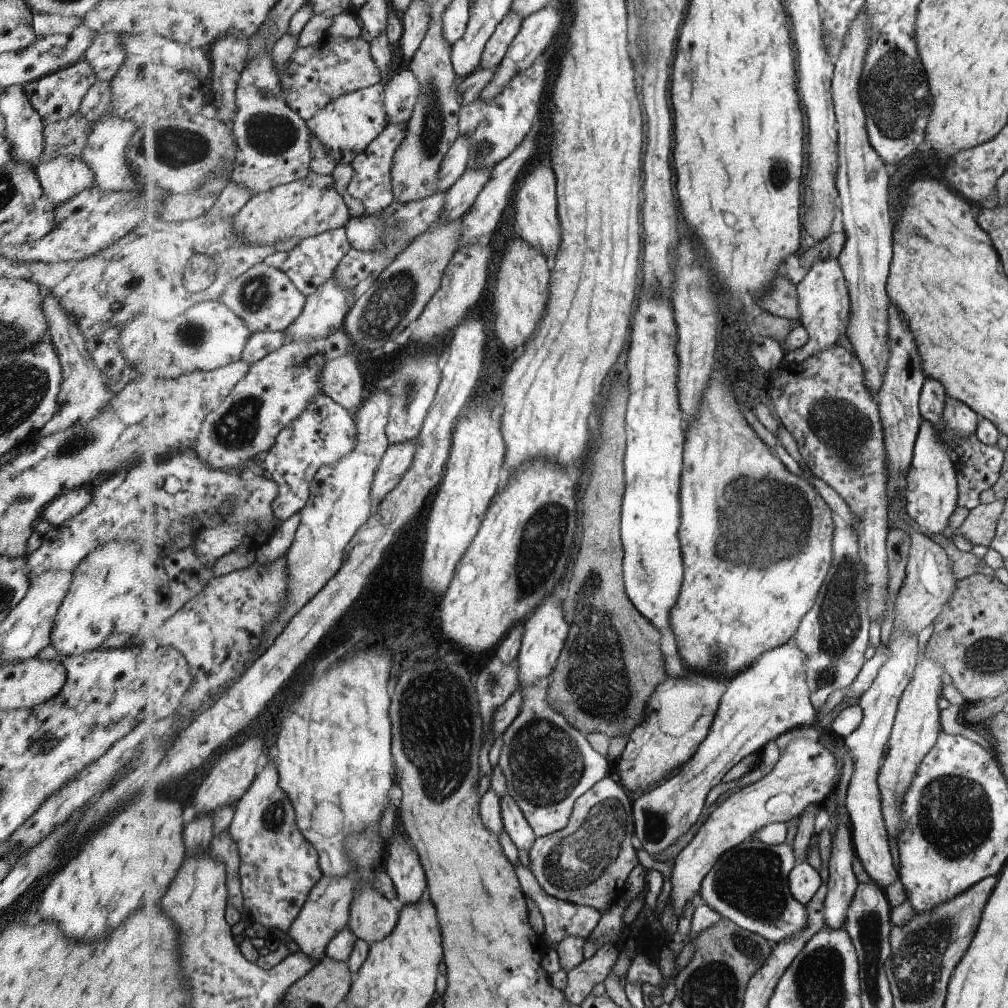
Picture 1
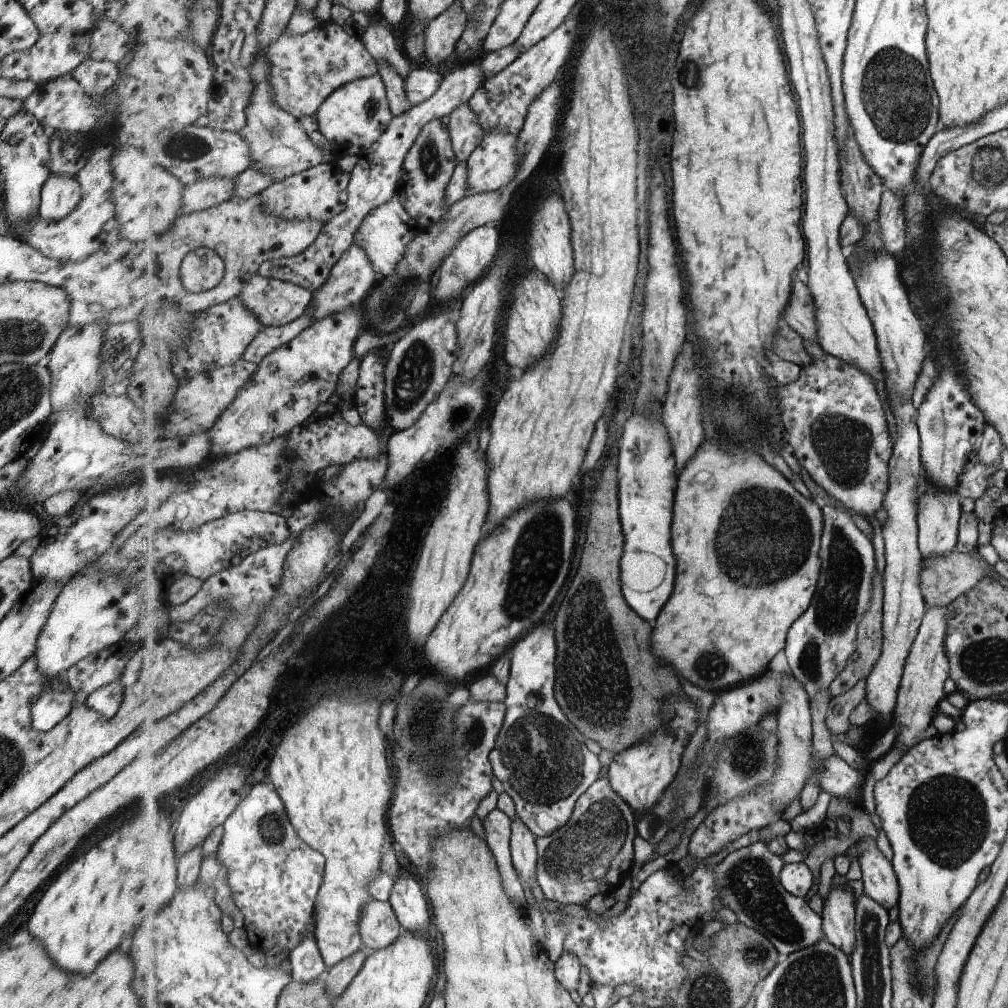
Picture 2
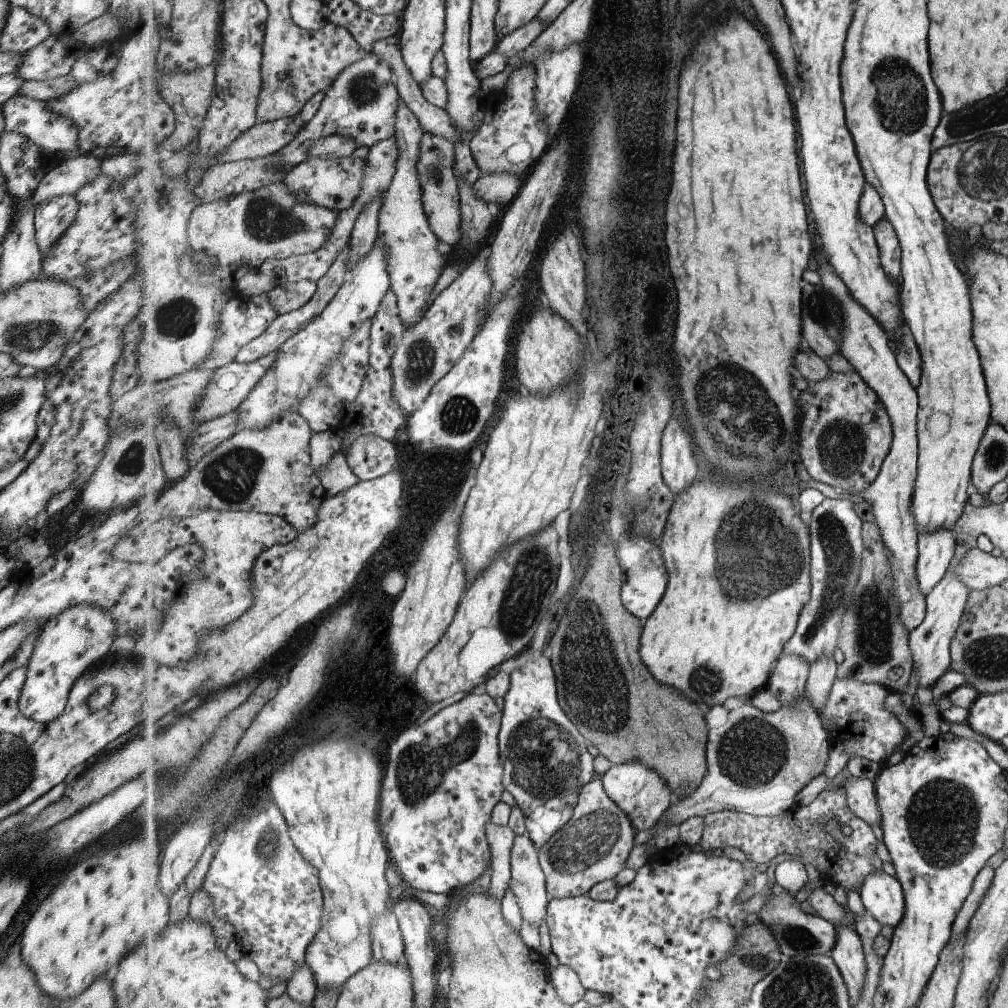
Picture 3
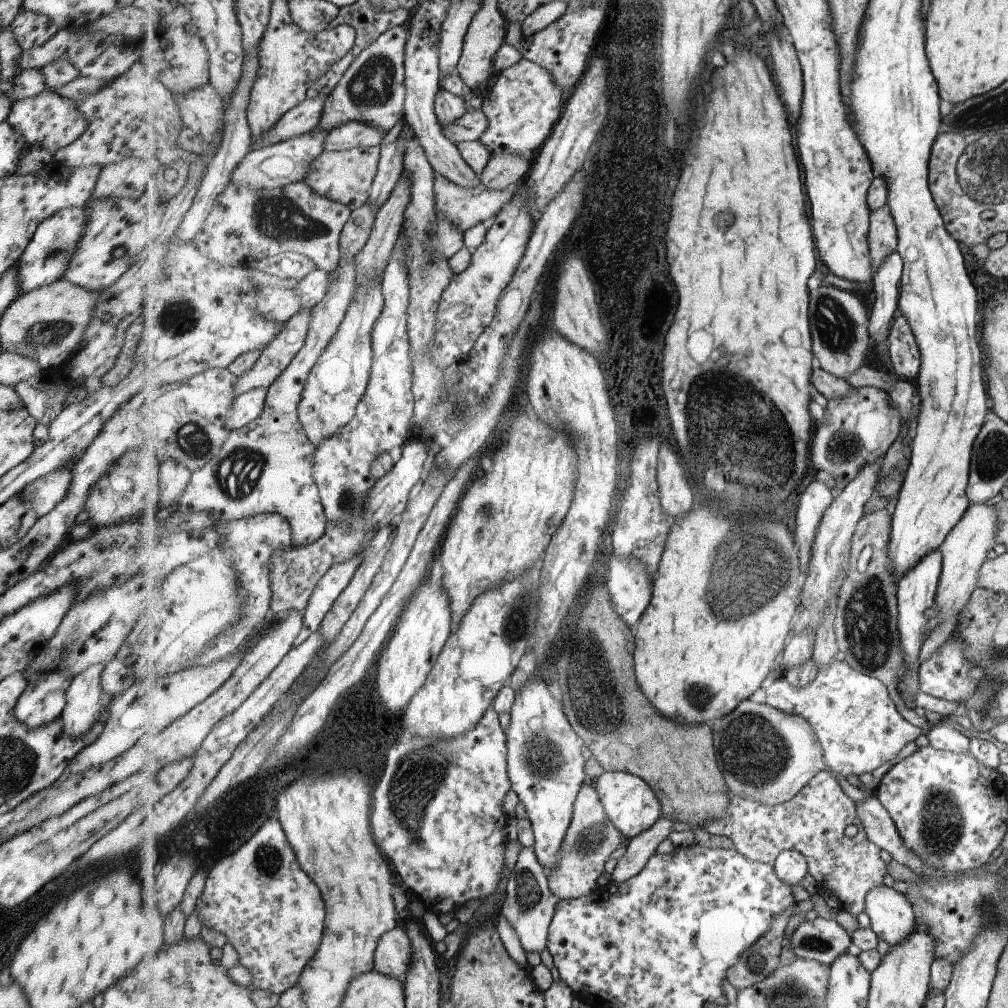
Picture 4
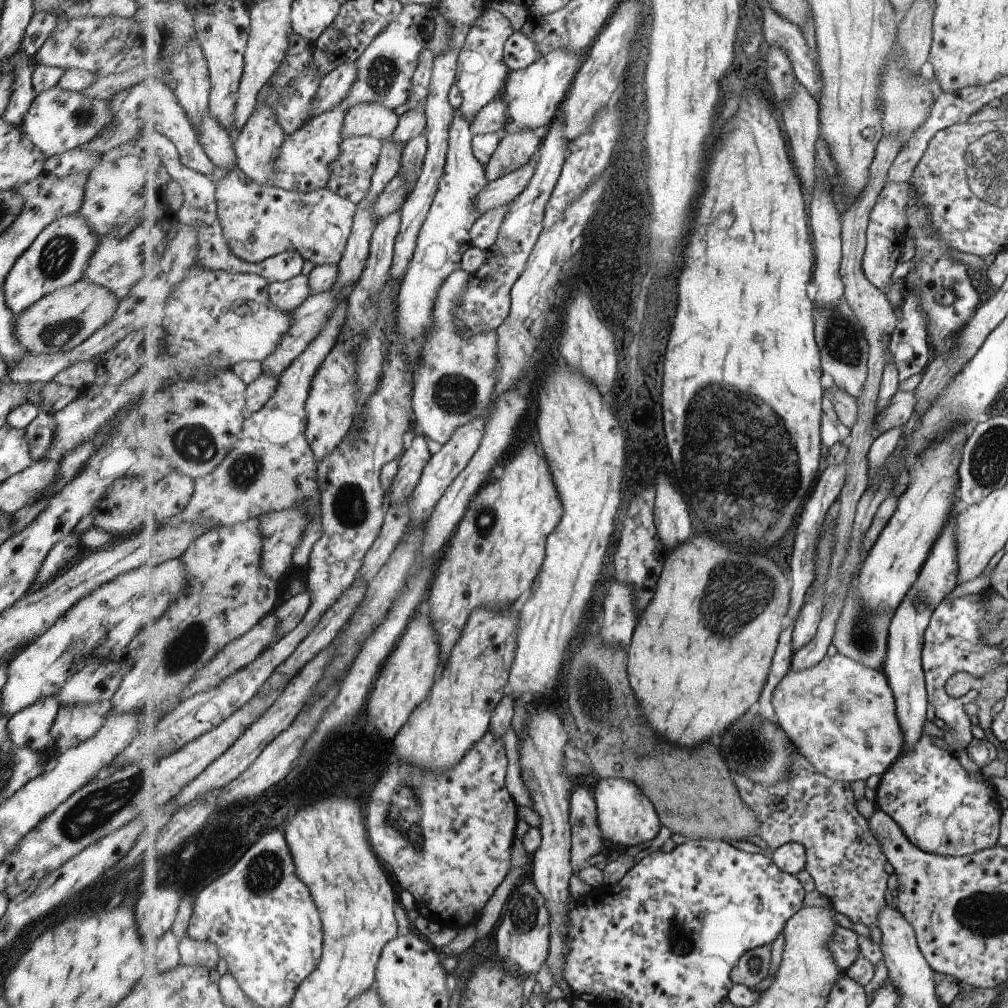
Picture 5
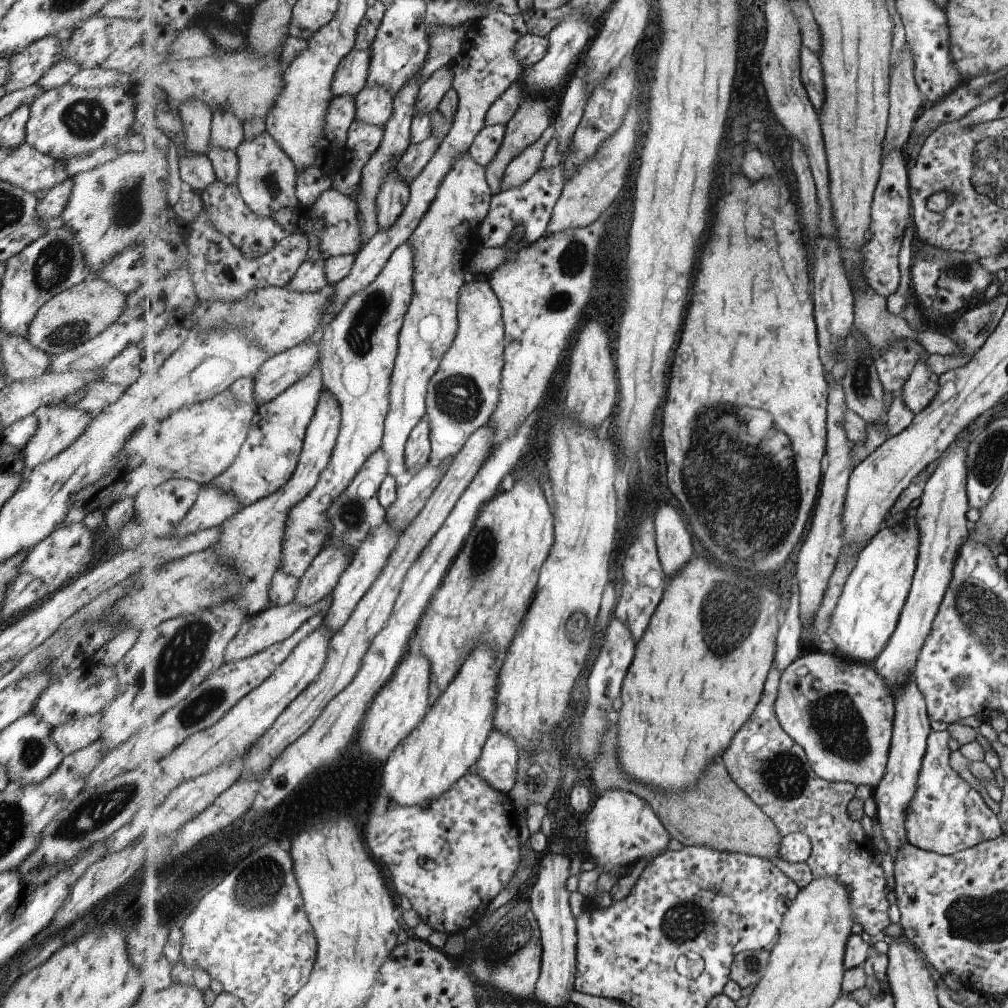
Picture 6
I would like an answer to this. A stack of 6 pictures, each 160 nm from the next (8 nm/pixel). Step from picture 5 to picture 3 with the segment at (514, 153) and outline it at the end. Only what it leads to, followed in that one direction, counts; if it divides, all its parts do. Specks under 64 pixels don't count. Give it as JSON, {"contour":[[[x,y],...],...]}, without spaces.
{"contour":[[[489,172],[483,174],[473,185],[473,192],[489,204],[500,204],[502,211],[519,195],[523,184],[524,177],[519,174]]]}

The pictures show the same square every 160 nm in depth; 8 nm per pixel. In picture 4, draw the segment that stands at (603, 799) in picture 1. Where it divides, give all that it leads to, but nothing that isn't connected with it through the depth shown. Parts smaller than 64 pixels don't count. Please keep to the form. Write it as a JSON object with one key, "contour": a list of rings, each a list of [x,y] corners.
{"contour":[[[585,785],[576,800],[574,817],[568,834],[565,835],[560,859],[548,872],[550,888],[561,899],[576,899],[587,896],[597,887],[597,880],[605,872],[609,856],[626,844],[624,834],[613,824],[601,802],[600,793],[593,786]]]}

